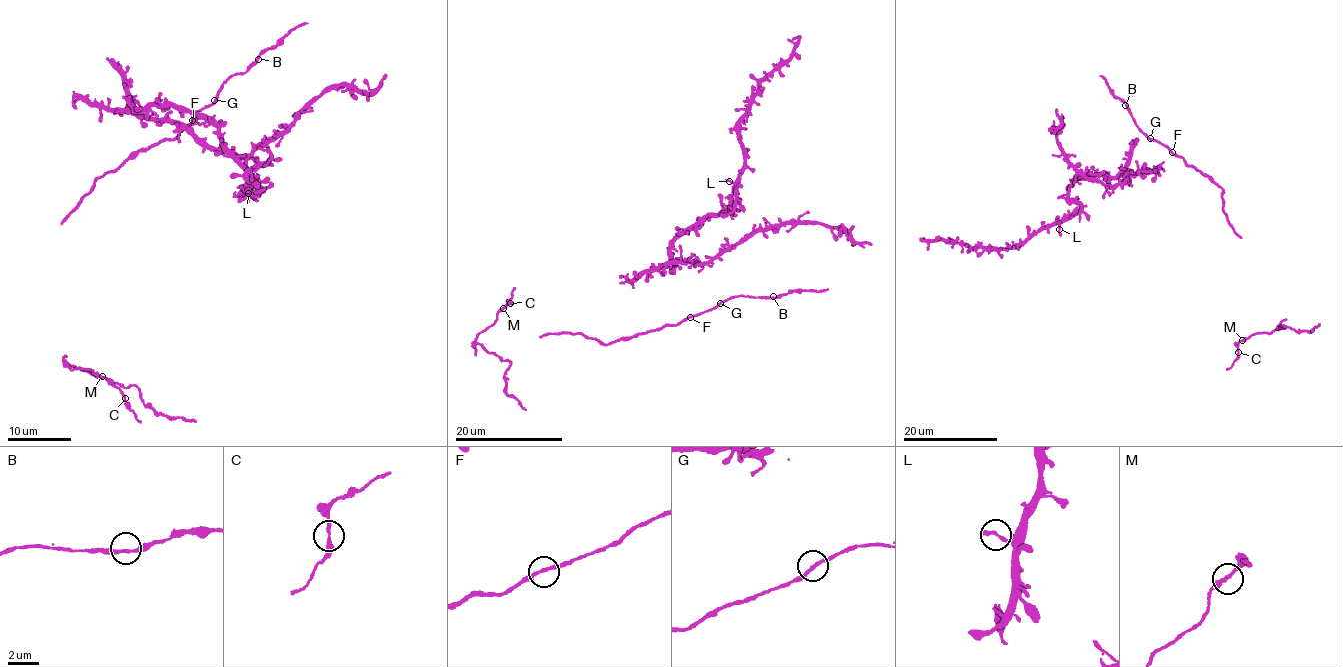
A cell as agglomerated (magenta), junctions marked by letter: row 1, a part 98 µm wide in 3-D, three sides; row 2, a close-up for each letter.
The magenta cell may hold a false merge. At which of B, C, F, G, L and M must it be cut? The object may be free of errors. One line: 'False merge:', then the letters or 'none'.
False merge: none

